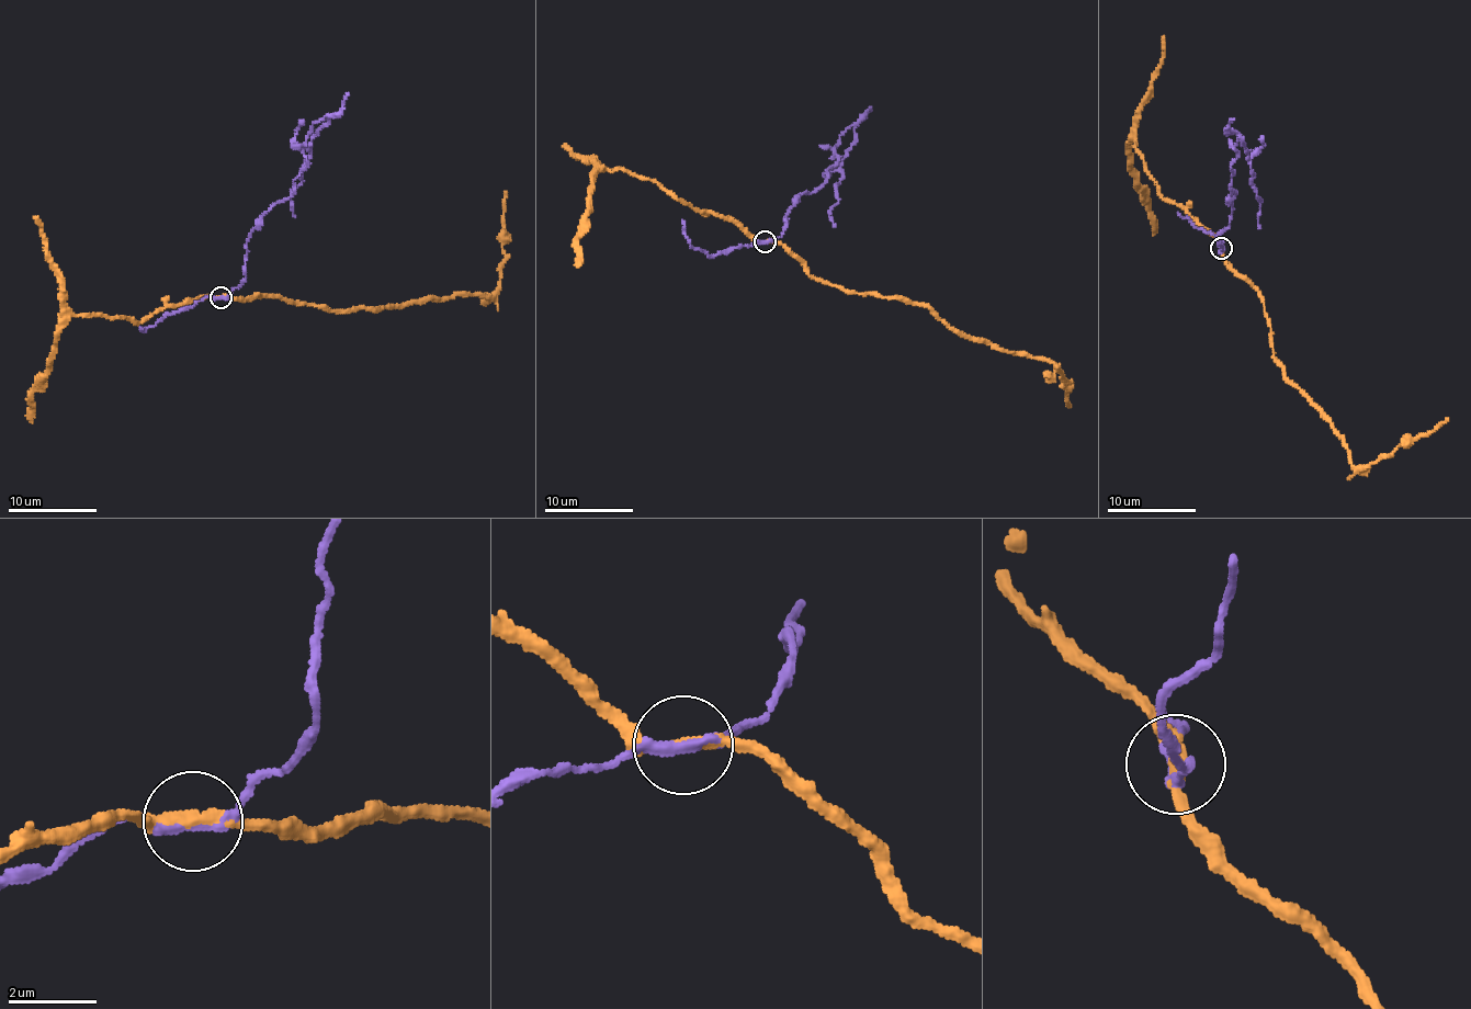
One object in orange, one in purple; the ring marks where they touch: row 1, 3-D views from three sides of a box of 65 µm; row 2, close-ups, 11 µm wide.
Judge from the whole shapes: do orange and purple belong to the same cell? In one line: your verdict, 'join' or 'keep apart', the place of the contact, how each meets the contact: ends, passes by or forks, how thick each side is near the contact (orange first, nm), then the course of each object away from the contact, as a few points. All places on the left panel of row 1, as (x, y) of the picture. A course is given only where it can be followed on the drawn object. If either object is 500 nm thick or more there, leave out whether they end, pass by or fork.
keep apart; at (221, 297); orange passes by; purple passes by; 240 nm thick on the orange side, 220 nm on the other; orange runs (221, 297), (290, 299), (331, 309), (399, 306), (467, 294), (493, 296), (505, 250), (506, 191); purple runs (221, 297), (246, 278), (249, 234), (293, 192), (310, 126), (326, 116), (293, 190), (295, 216)

